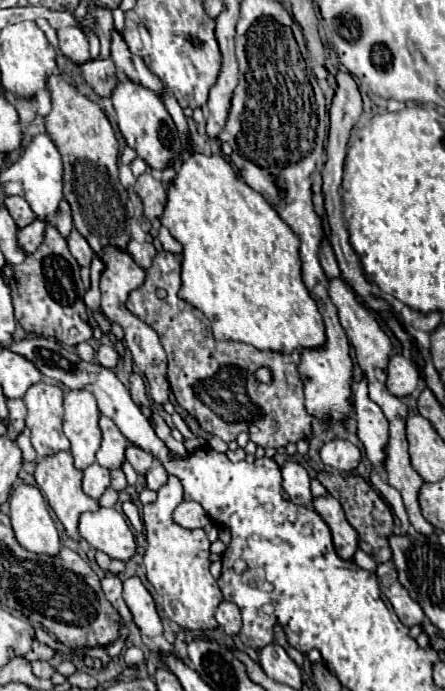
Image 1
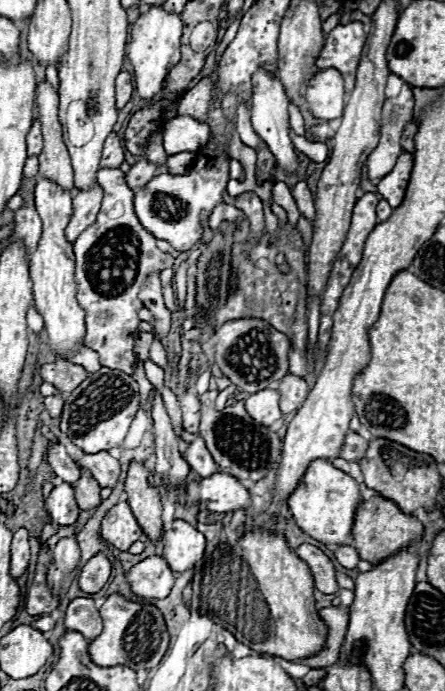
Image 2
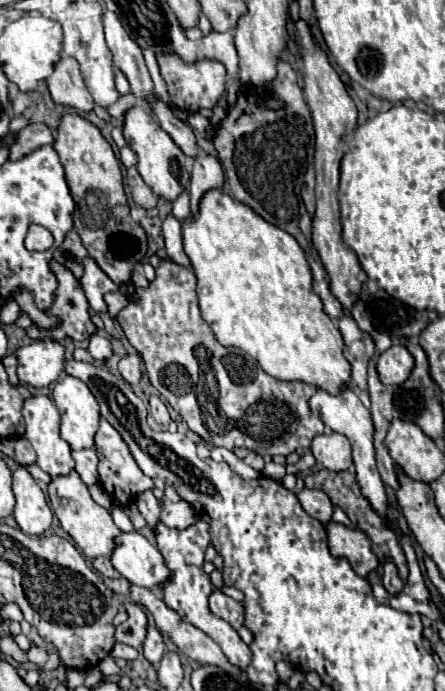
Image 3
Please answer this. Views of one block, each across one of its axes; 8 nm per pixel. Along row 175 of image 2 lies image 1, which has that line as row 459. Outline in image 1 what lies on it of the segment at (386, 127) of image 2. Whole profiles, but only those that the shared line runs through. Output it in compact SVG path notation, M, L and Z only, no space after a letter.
M366 380L356 384L354 410L358 420L358 438L366 448L370 462L378 462L384 468L384 444L388 444L388 420L382 410L368 398Z

